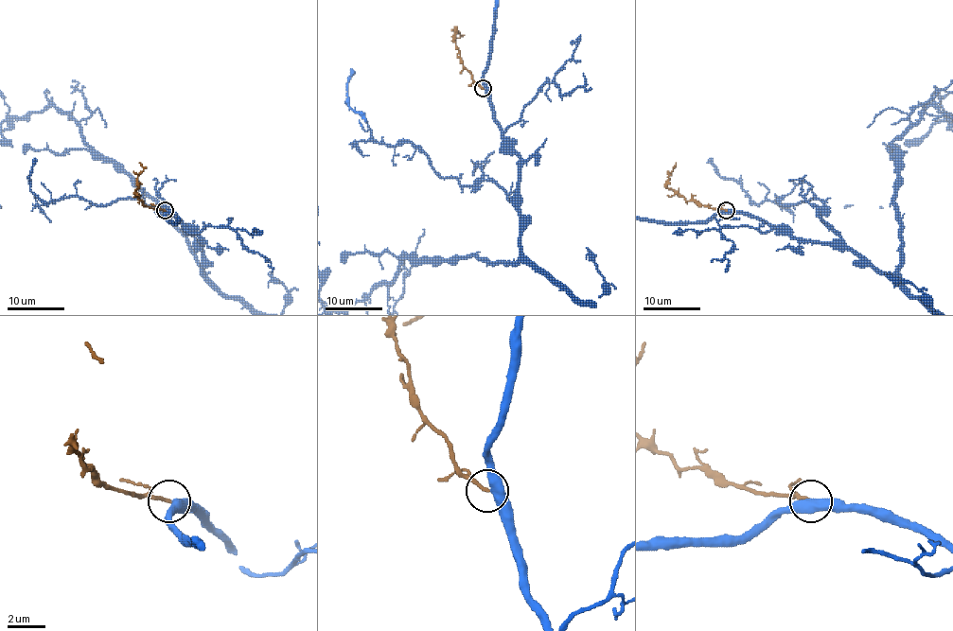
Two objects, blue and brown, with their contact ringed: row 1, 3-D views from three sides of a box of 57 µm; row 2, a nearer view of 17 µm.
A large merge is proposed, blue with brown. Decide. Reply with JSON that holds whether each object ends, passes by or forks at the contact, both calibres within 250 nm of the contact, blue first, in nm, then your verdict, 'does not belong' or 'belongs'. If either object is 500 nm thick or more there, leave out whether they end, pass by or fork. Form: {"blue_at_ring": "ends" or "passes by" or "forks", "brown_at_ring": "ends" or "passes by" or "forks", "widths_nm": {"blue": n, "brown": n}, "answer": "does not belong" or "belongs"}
{"widths_nm": {"blue": 500, "brown": 190}, "answer": "belongs"}

